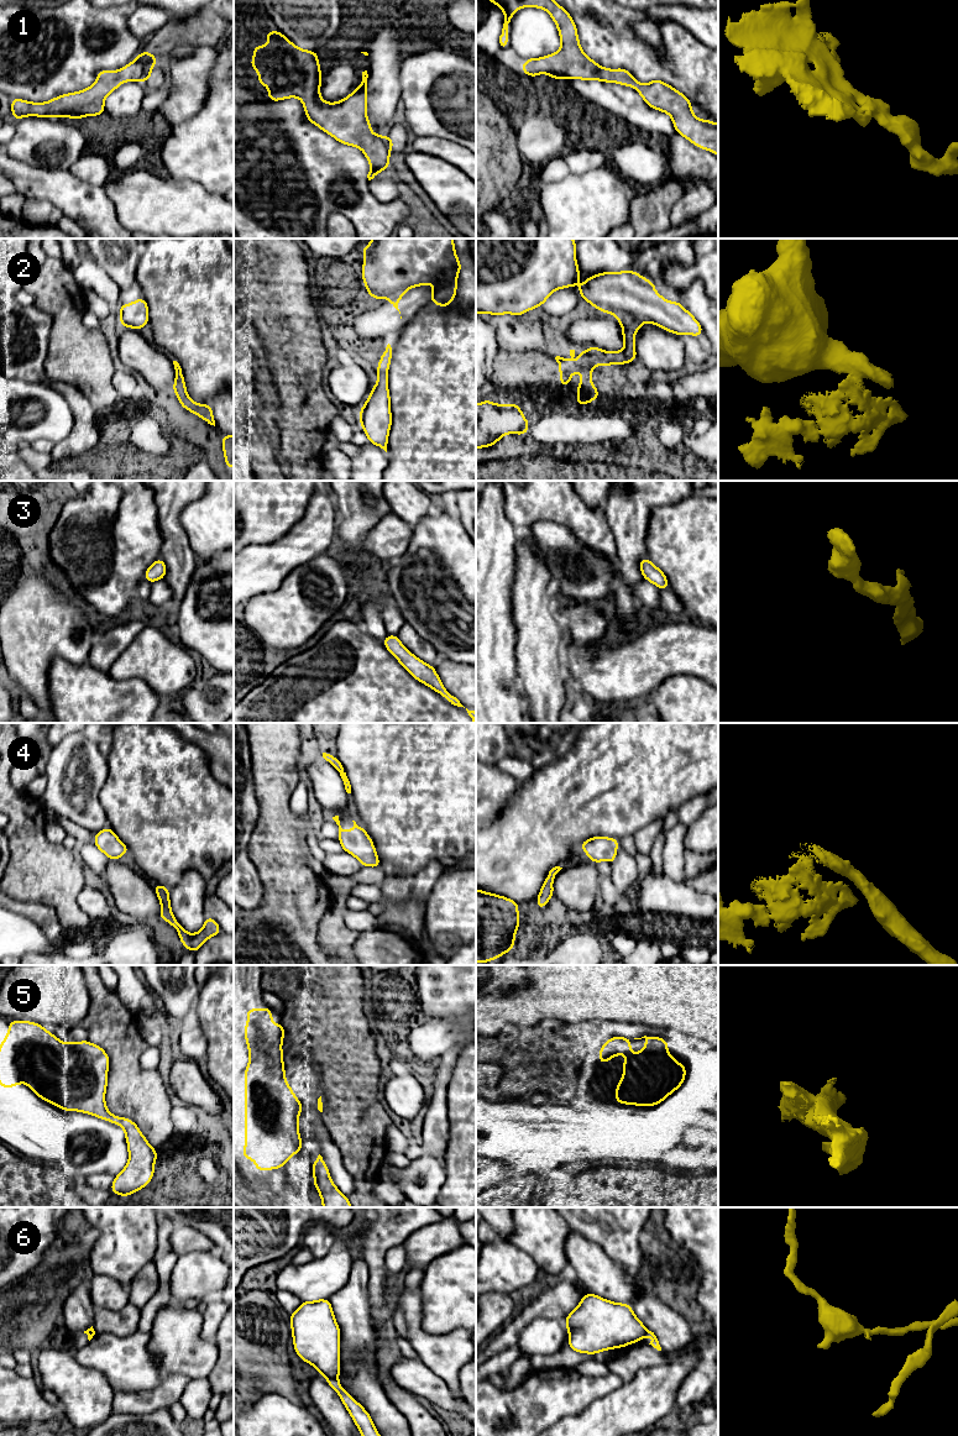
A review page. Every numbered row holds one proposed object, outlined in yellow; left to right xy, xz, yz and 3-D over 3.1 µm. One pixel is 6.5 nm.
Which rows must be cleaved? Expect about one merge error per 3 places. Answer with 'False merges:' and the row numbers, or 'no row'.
False merges: 6

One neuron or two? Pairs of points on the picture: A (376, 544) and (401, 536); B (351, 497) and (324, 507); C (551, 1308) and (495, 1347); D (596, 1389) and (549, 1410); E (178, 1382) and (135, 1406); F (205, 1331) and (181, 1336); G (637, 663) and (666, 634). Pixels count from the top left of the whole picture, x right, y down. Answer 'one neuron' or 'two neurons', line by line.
A: one neuron
B: two neurons
C: one neuron
D: one neuron
E: one neuron
F: two neurons
G: one neuron

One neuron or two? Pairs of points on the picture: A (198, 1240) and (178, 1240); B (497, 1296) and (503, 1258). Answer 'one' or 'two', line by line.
A: one
B: one

